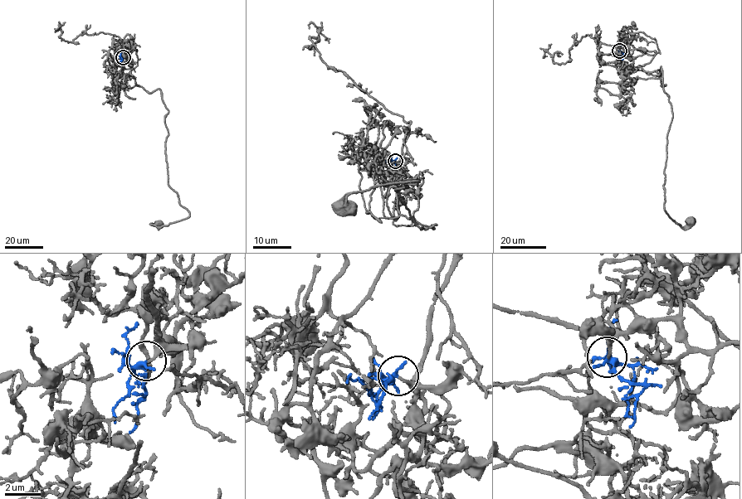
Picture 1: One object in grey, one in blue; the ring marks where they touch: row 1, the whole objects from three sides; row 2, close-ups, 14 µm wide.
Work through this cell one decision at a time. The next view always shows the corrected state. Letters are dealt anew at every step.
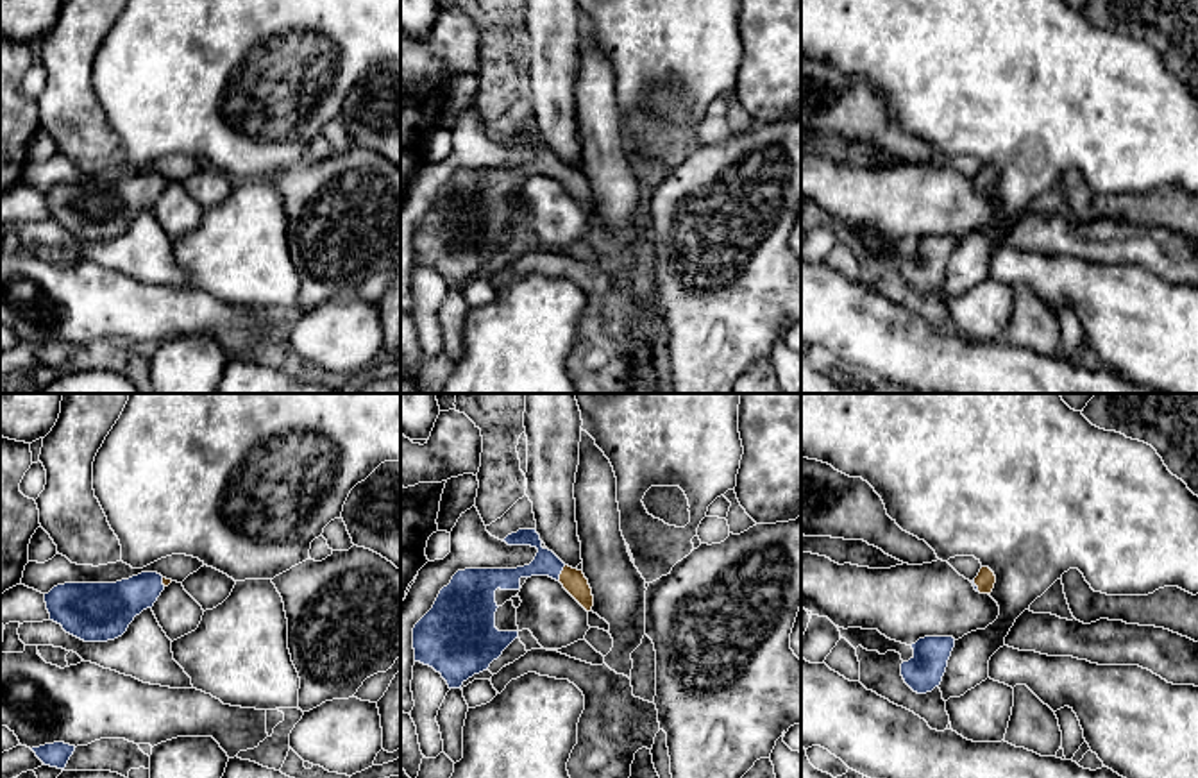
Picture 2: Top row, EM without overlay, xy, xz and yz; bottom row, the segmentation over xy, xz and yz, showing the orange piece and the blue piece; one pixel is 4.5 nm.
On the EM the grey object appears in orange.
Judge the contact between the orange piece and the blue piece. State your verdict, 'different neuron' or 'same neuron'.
same neuron

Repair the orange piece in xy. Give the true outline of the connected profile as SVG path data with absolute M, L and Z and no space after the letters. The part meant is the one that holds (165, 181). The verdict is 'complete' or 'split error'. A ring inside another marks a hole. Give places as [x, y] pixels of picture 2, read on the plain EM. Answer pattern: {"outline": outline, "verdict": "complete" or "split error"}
{"outline": "M141 172L116 182L64 182L45 193L50 220L84 241L122 236L143 209L152 207L172 182L157 172Z", "verdict": "split error"}

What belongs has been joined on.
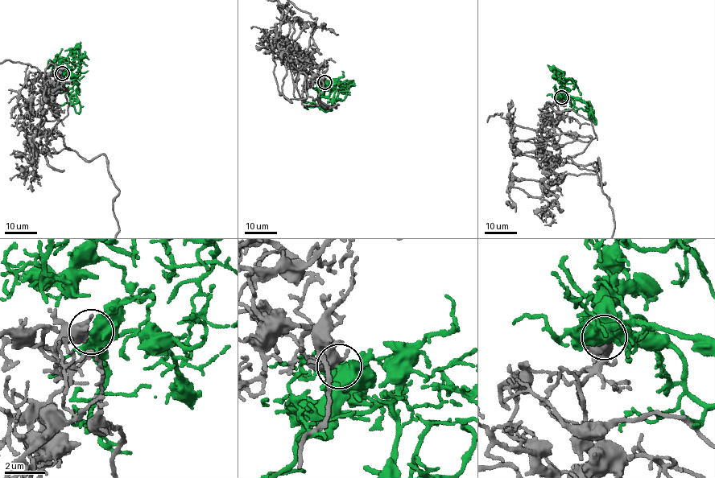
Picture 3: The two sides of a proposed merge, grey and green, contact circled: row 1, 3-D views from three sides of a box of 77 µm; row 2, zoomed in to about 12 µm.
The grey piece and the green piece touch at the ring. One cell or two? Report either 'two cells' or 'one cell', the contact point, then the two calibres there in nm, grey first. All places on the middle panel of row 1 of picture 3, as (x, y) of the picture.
two cells; at (324, 82); 480 nm thick on the grey side, 750 nm on the other

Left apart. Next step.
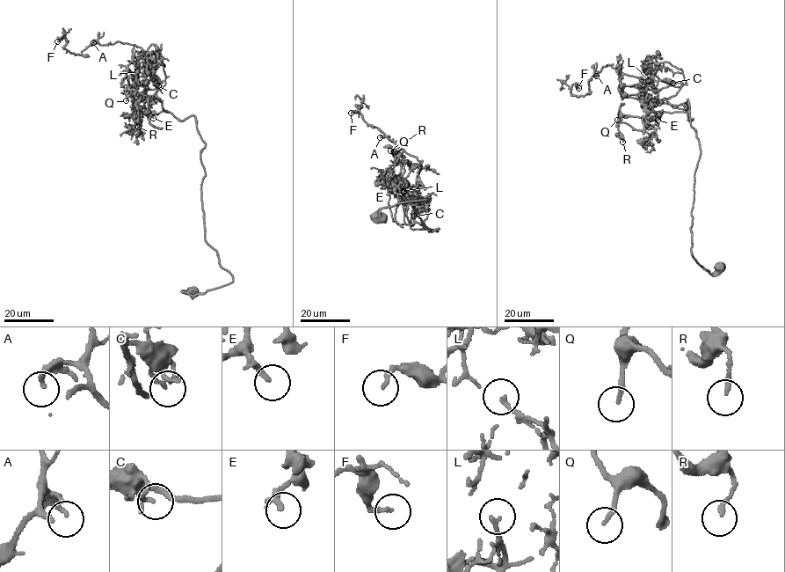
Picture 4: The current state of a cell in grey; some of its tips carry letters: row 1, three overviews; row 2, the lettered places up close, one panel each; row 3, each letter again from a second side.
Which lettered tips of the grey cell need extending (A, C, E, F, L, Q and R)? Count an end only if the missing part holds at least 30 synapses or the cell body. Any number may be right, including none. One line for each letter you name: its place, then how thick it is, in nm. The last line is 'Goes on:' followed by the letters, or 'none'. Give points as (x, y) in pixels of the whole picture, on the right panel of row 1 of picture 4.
E: (657, 120) | 220 nm
Goes on: E

